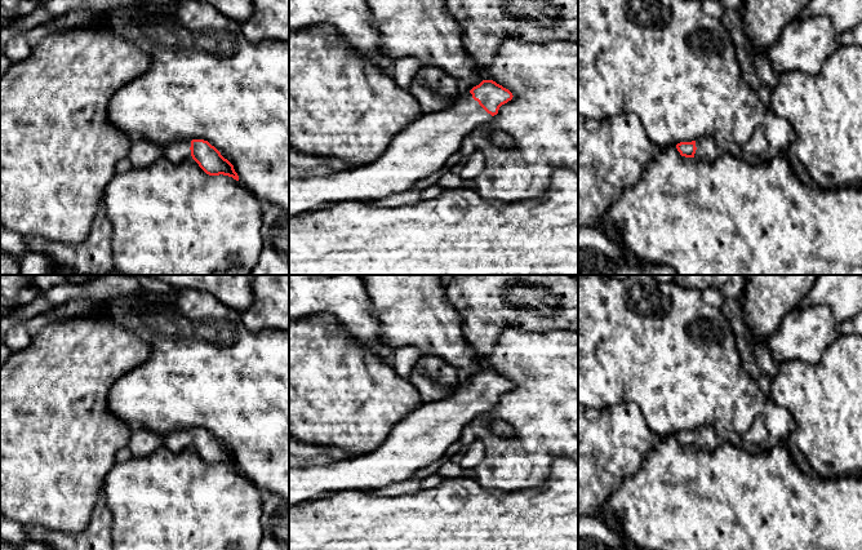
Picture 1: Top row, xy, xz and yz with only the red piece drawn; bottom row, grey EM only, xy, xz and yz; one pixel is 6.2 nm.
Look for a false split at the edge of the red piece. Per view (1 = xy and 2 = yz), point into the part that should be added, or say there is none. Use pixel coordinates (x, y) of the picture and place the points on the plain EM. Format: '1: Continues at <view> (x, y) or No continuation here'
1: Continues at xy (178, 440)
2: Continues at yz (706, 439)

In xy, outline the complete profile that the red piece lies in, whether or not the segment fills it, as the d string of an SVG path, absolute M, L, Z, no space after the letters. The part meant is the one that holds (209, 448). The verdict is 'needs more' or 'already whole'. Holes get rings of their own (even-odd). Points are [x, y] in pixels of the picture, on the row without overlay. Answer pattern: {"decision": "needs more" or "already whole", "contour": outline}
{"decision": "needs more", "contour": "M204 429L183 430L163 435L163 447L172 452L192 447L206 463L223 463L239 470L234 454L214 435Z"}

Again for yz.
{"decision": "needs more", "contour": "M702 427L692 431L680 431L676 434L677 440L685 447L697 447L703 451L715 451L720 444L716 433L710 427Z"}

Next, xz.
{"decision": "needs more", "contour": "M483 369L470 381L461 381L446 398L414 408L390 431L387 439L373 452L356 454L334 463L289 467L289 507L310 501L323 492L382 488L414 476L461 439L465 427L479 414L488 412L512 382L493 369Z"}

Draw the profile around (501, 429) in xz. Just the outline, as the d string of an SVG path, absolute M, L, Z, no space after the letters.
M497 421L492 425L492 431L501 438L511 438L515 431L511 425L503 421Z

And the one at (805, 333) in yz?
M803 305L783 318L767 346L779 364L800 360L817 365L823 352L840 337L837 324L827 306Z

